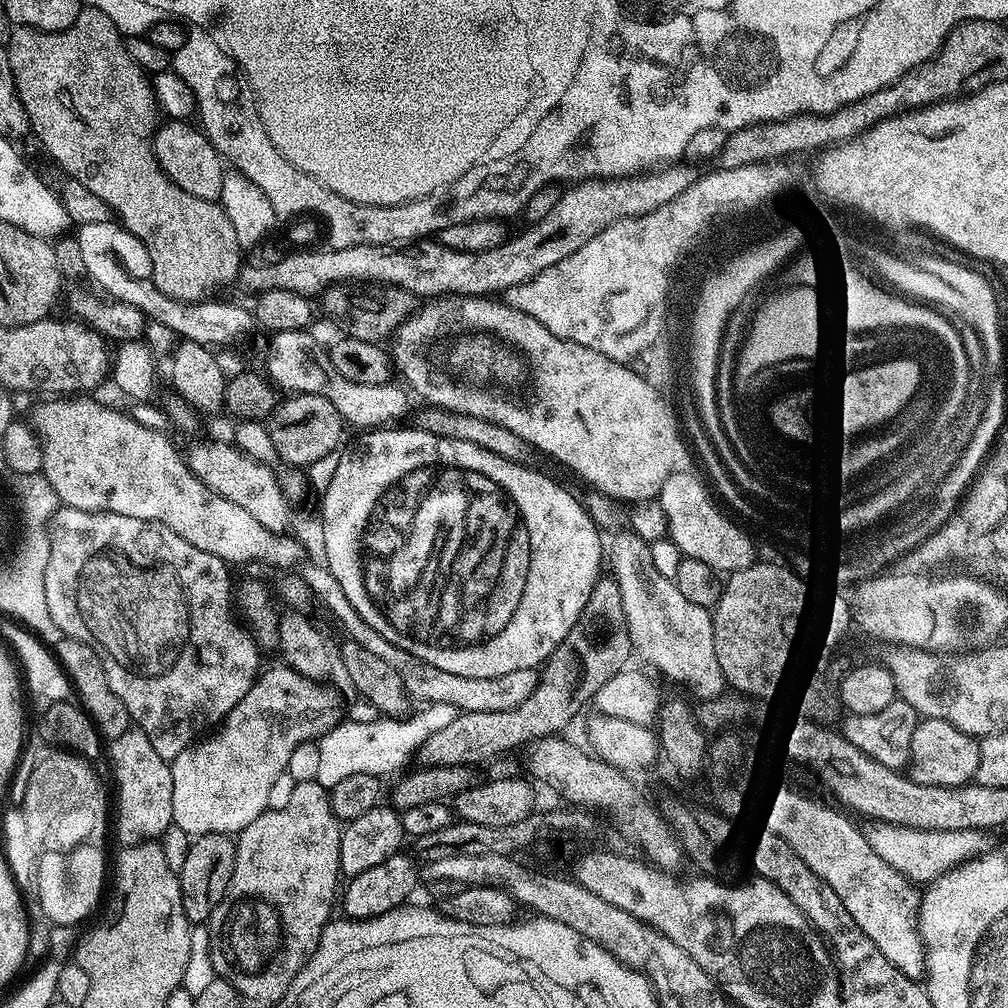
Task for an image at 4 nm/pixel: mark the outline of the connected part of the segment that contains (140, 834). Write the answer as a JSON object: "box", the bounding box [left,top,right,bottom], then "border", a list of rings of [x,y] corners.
{"box":[107,727,174,846],"border":[[[131,727],[126,730],[126,734],[122,734],[122,738],[114,738],[107,745],[108,747],[108,756],[112,759],[112,772],[116,775],[116,792],[120,795],[120,809],[115,809],[114,820],[116,816],[116,836],[121,841],[121,845],[127,846],[129,844],[146,844],[152,841],[155,841],[157,838],[163,837],[165,830],[172,823],[172,803],[174,802],[174,778],[172,777],[172,765],[169,761],[162,759],[157,752],[154,751],[154,746],[150,743],[150,738],[146,738],[146,734],[142,729],[138,727]]]}

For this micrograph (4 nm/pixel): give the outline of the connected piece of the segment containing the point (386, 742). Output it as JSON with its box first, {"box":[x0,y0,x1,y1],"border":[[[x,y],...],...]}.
{"box":[314,704,458,789],"border":[[[430,704],[421,709],[421,712],[413,711],[407,718],[376,718],[380,720],[364,720],[361,724],[340,722],[329,728],[318,740],[320,753],[316,756],[314,779],[329,789],[342,782],[342,778],[354,774],[387,778],[391,772],[399,773],[415,748],[423,749],[433,732],[442,730],[442,726],[450,726],[458,715],[456,708],[449,704]]]}

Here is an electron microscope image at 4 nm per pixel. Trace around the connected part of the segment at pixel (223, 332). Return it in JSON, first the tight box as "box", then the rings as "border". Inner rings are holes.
{"box":[76,221,256,348],"border":[[[117,221],[81,224],[77,227],[76,237],[85,260],[87,277],[91,277],[103,293],[111,299],[139,308],[150,320],[156,320],[170,328],[177,337],[218,348],[223,344],[238,344],[238,341],[255,330],[256,317],[249,307],[218,302],[219,300],[182,303],[162,294],[148,282],[152,278],[153,262],[150,261],[145,244]]]}

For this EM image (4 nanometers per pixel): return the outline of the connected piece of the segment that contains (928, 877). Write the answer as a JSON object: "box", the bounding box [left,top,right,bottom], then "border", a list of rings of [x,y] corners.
{"box":[866,822,994,886],"border":[[[879,822],[871,825],[866,835],[874,854],[882,858],[898,874],[911,880],[917,886],[928,886],[939,881],[940,877],[947,875],[952,869],[993,851],[994,844],[987,831],[982,828],[970,830],[922,830],[921,828],[907,828],[901,824],[882,824]]]}

